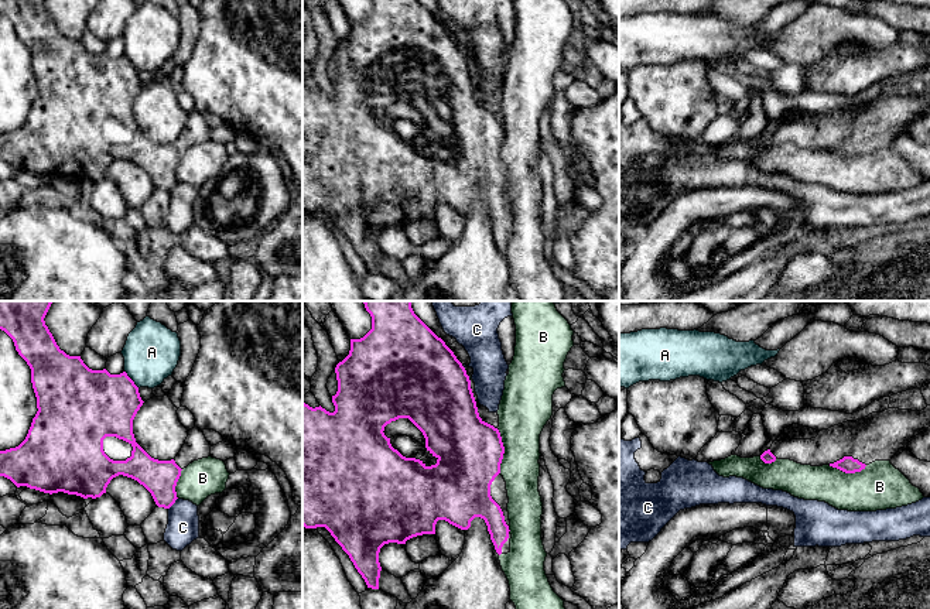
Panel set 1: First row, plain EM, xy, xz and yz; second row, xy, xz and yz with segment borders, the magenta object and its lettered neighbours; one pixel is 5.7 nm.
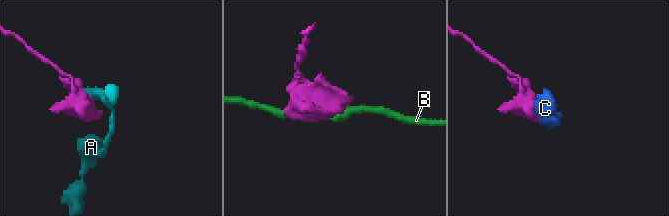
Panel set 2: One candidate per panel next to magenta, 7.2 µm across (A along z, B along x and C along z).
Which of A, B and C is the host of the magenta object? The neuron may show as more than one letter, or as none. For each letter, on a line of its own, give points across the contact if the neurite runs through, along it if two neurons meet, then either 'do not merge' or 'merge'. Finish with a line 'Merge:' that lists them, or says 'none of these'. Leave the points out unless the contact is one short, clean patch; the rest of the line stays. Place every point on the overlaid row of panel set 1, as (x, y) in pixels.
A: do not merge
B: do not merge
C: do not merge
Merge: none of these

